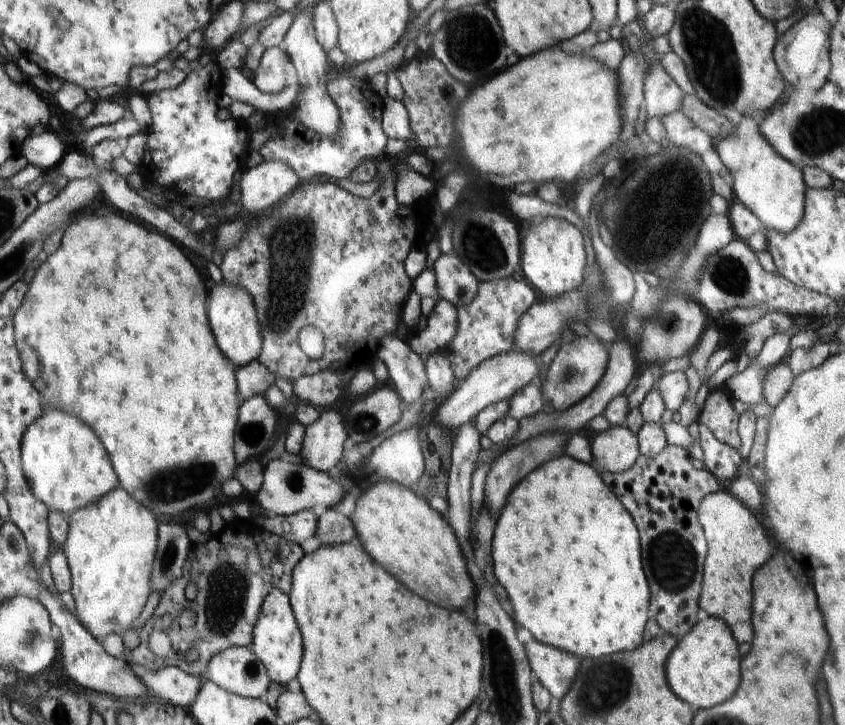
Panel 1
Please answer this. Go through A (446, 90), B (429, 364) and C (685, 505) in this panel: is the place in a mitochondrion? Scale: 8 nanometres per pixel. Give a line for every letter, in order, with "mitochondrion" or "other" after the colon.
A: mitochondrion
B: other
C: other

